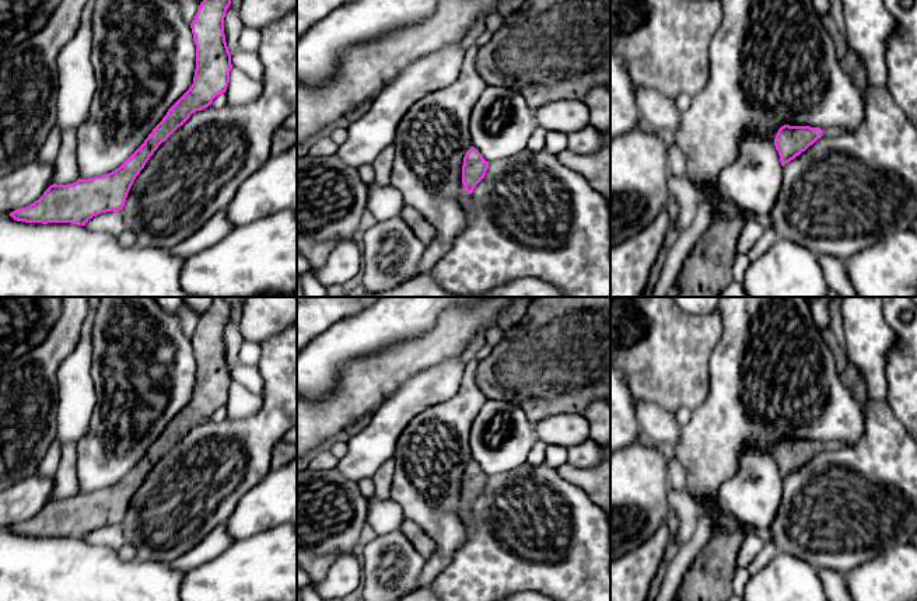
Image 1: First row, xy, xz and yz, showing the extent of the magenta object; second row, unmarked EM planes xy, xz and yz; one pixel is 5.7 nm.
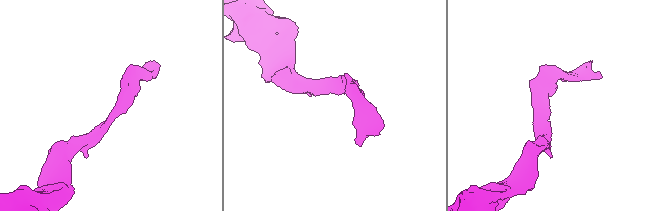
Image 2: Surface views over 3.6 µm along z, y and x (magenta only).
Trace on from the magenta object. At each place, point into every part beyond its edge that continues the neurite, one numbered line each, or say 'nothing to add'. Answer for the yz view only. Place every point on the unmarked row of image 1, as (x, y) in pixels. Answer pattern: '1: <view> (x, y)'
1: yz (829, 446)

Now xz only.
1: xz (464, 510)

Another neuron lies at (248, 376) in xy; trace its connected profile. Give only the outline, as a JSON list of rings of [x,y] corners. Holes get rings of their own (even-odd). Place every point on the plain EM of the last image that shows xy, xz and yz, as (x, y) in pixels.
[[[238,363],[234,368],[231,368],[231,378],[256,395],[263,394],[263,377],[258,366]]]

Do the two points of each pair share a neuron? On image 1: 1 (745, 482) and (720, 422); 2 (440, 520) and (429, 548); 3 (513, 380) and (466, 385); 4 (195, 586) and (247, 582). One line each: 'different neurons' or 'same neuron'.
1: different neurons
2: different neurons
3: different neurons
4: same neuron

